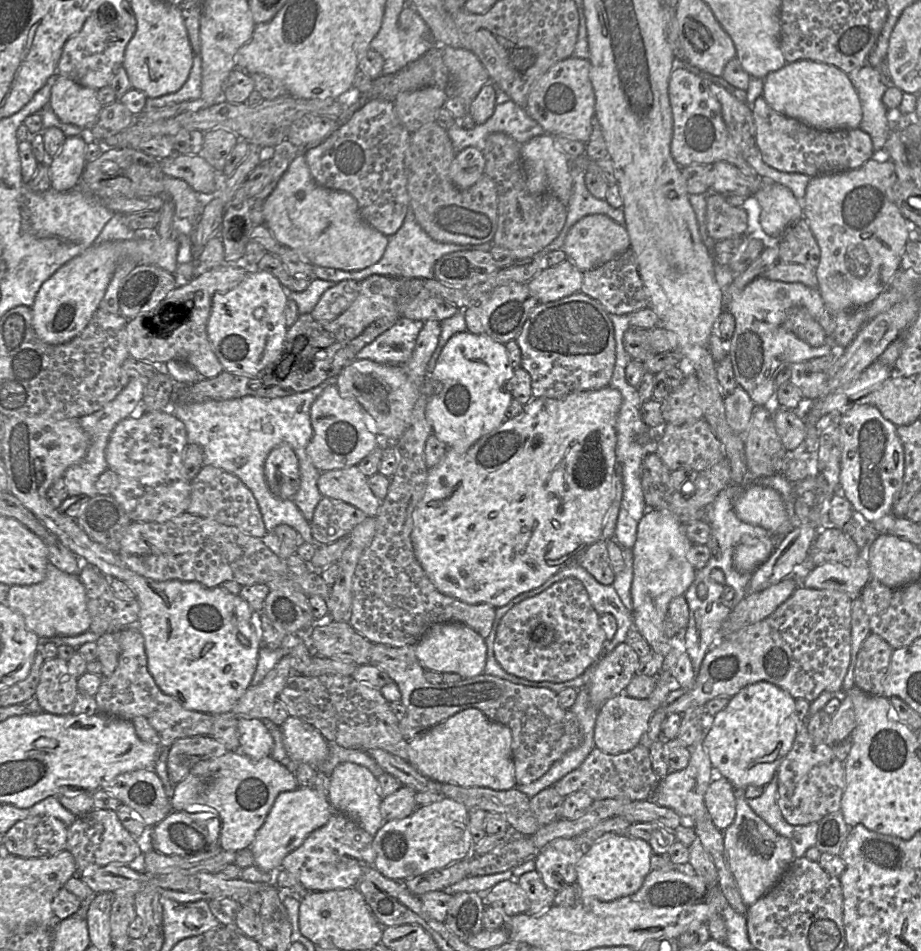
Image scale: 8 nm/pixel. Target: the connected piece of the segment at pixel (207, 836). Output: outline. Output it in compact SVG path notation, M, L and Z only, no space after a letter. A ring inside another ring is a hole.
M172 811L150 831L151 847L166 856L193 857L219 848L221 822L213 813Z

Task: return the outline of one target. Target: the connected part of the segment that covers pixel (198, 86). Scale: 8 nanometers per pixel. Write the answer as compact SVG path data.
M195 54L193 66L185 84L176 92L157 98L147 97L144 111L158 107L176 104L183 101L194 101L201 98L202 92L202 64L200 54Z

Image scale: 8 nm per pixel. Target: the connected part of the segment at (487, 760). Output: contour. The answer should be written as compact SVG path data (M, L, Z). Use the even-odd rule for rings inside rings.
M470 708L415 736L408 743L408 762L423 776L439 783L462 787L509 790L517 785L512 757L512 733L509 727L489 720L480 710Z

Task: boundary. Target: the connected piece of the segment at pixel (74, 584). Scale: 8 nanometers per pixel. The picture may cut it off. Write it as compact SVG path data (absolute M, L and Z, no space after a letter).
M50 562L42 582L10 586L6 605L21 614L26 626L39 637L76 636L90 629L86 592L79 577L59 570Z

